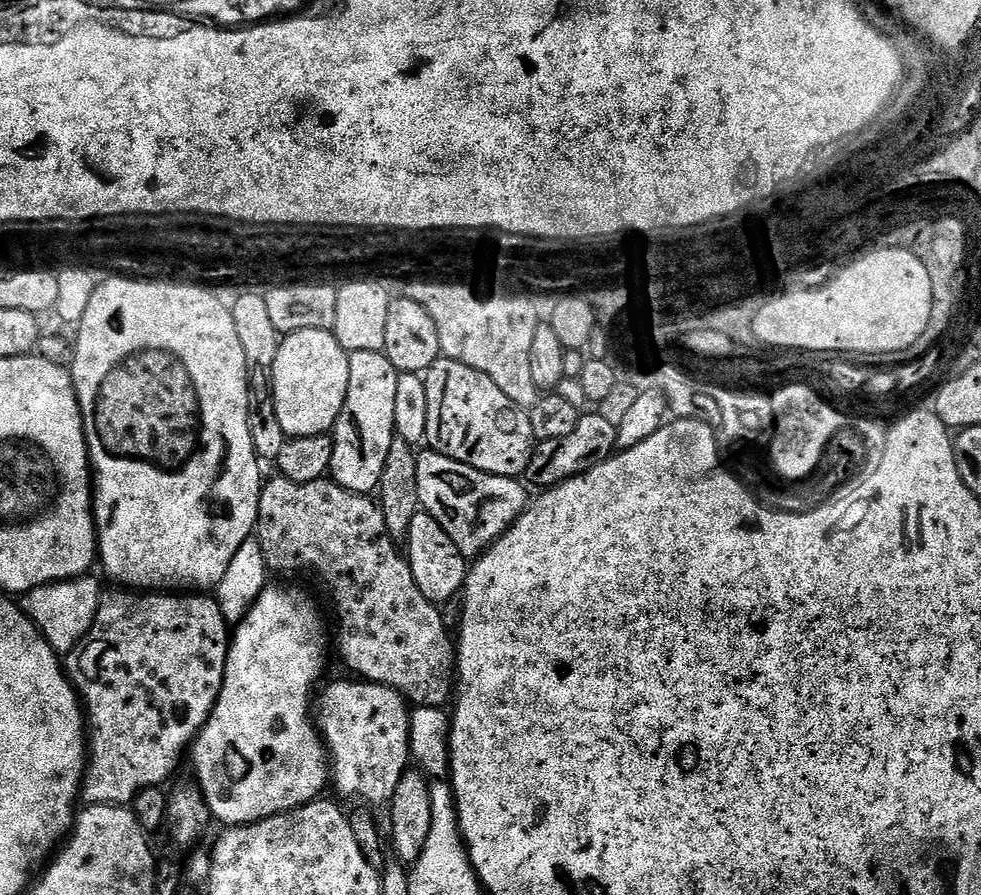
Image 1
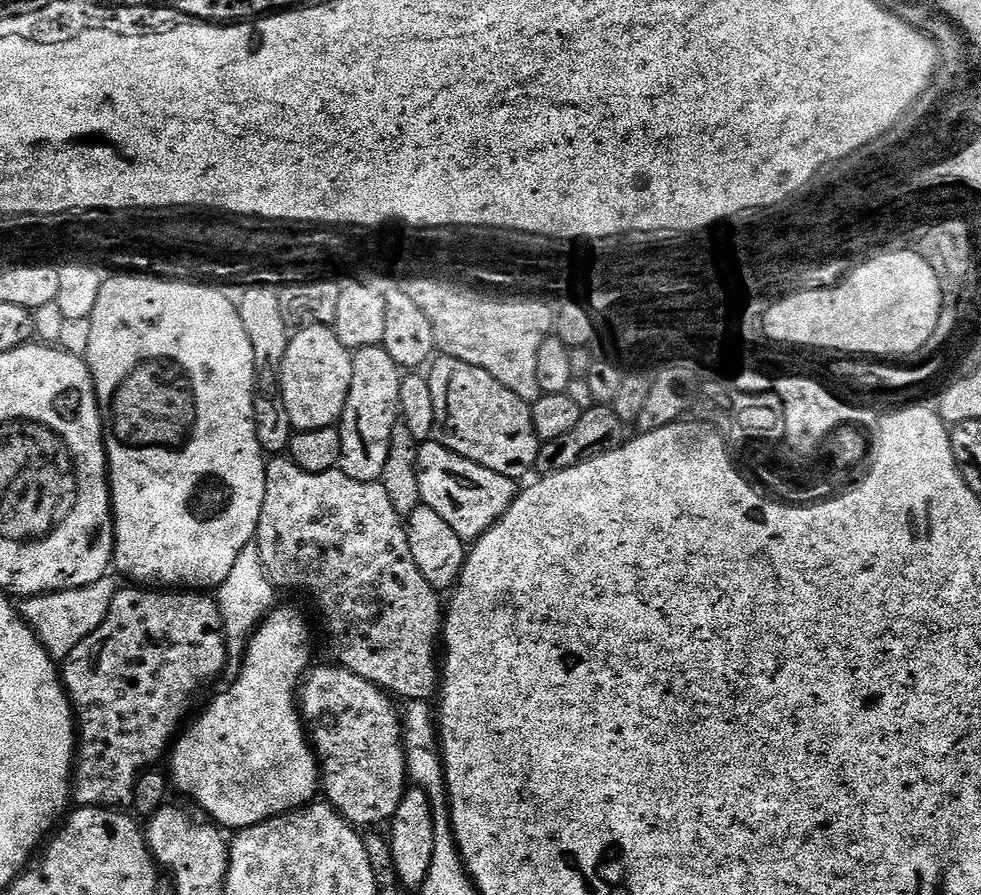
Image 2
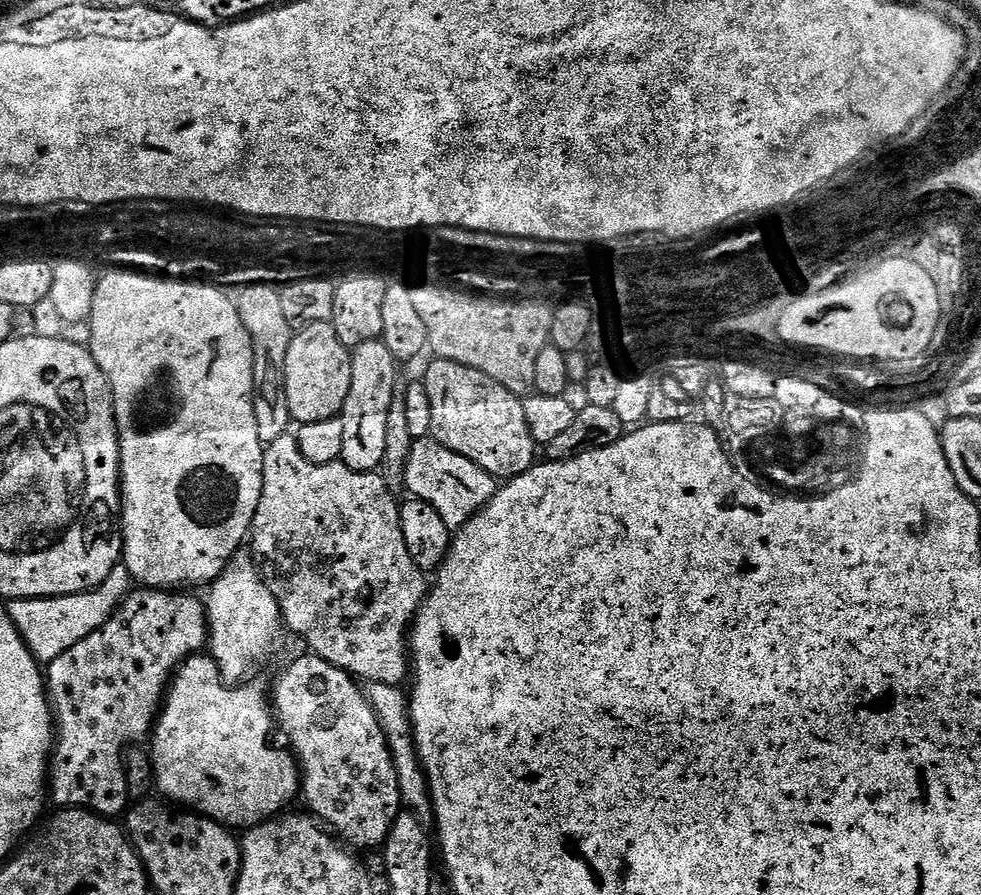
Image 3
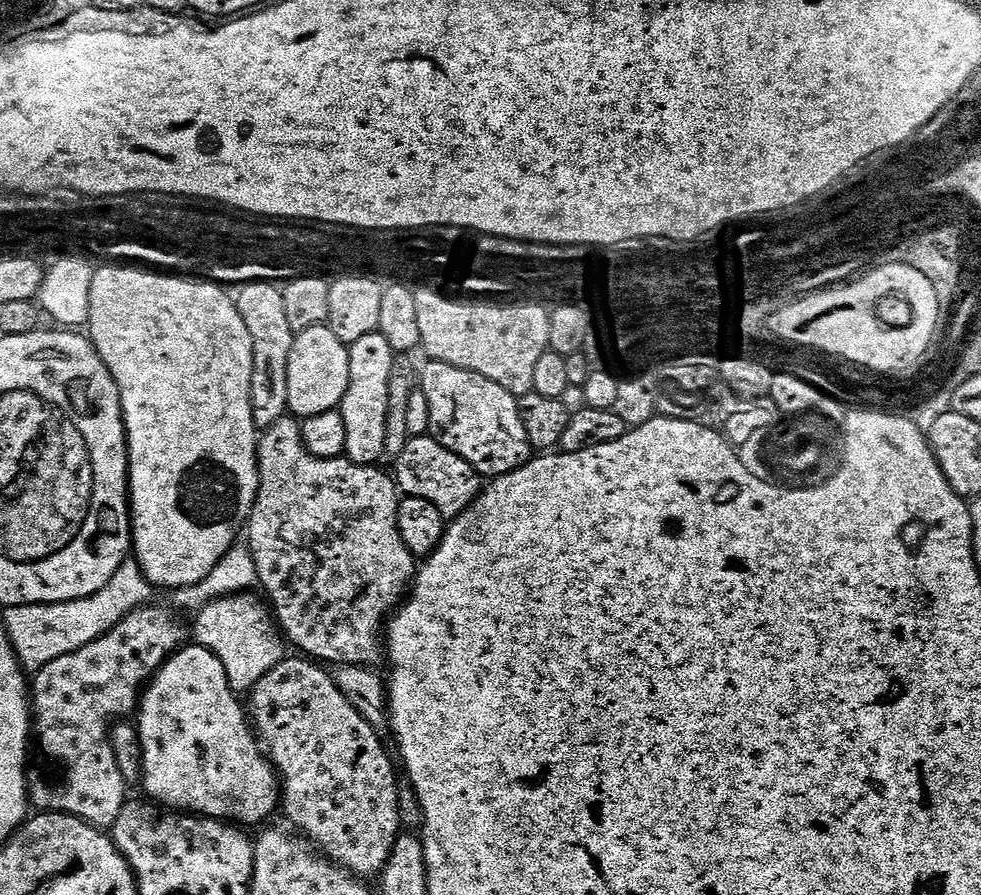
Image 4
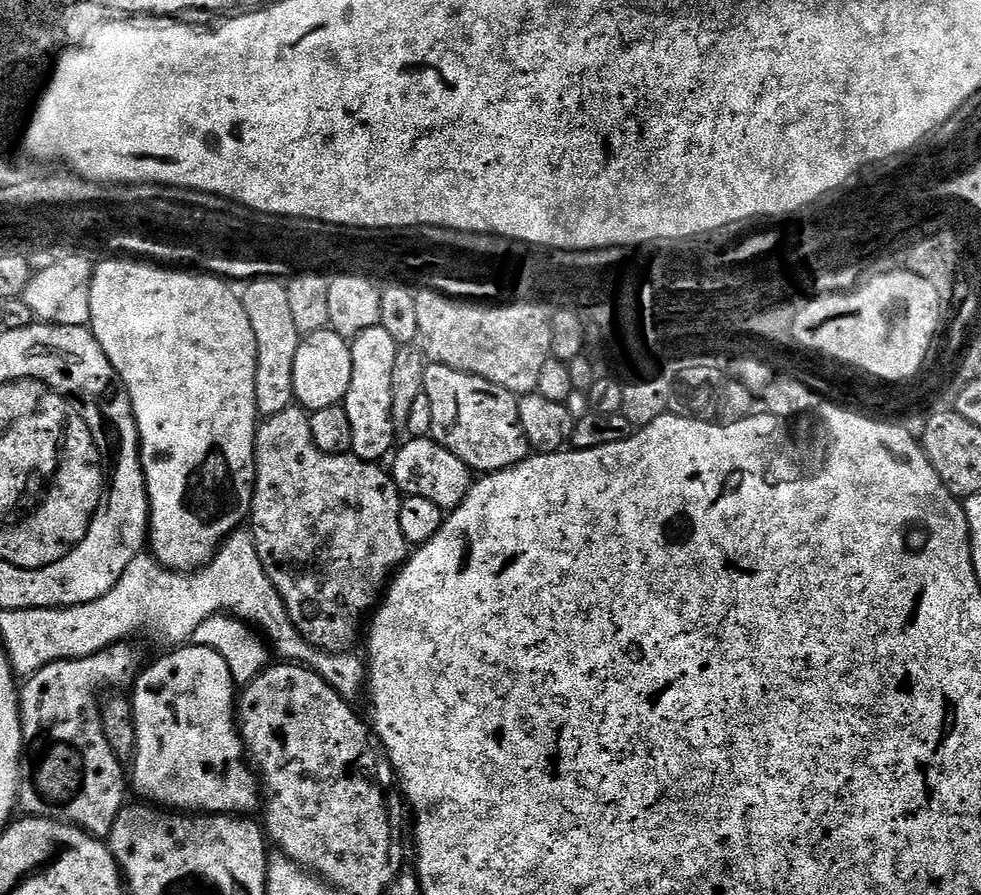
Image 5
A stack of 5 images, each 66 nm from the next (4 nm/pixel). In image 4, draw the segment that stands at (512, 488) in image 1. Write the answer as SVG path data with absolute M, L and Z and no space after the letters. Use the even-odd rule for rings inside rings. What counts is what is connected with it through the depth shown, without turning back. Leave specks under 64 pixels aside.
M431 435L411 437L400 456L395 457L394 464L396 464L394 479L399 491L404 496L417 496L426 498L426 502L434 502L434 506L438 506L438 510L445 518L456 518L452 516L458 515L459 512L467 513L476 503L482 491L482 477L479 472L474 470L474 466L470 466L470 462L458 458L458 454L446 450L446 446L439 444Z

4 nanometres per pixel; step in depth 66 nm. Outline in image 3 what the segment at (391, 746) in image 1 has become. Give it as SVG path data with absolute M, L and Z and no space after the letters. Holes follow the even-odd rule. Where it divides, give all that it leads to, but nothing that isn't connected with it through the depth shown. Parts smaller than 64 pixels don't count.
M307 655L298 657L277 678L276 685L270 688L275 723L279 731L281 728L288 735L293 748L291 751L302 773L302 800L304 796L305 802L312 807L310 812L313 817L323 821L341 841L347 842L353 849L379 849L388 839L388 831L402 811L398 776L384 737L381 717L377 709L376 712L372 709L371 702L360 693L361 685L349 672L335 668L320 656Z

